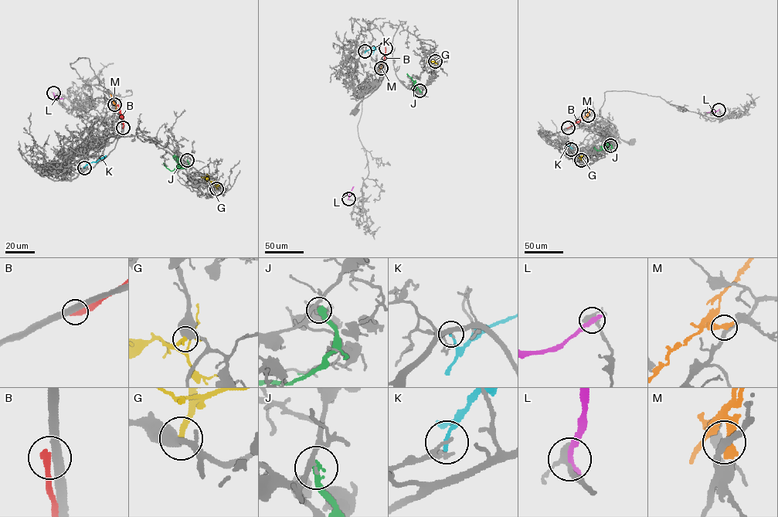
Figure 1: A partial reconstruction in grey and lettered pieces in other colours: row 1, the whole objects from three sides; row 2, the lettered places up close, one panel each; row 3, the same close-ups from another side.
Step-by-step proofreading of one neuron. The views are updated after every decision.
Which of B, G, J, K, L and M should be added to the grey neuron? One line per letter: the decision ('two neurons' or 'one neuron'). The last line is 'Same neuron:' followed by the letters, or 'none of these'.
B: two neurons
G: two neurons
J: two neurons
K: two neurons
L: two neurons
M: two neurons
Same neuron: none of these

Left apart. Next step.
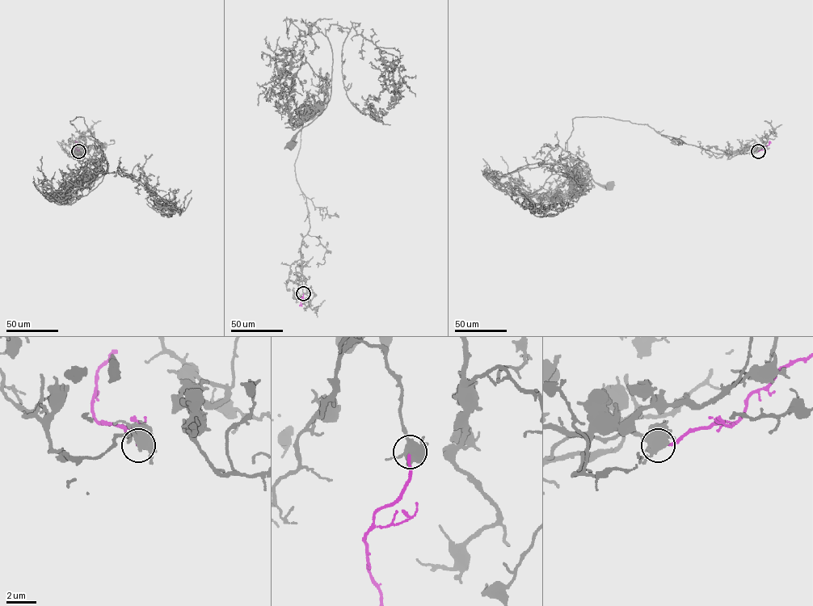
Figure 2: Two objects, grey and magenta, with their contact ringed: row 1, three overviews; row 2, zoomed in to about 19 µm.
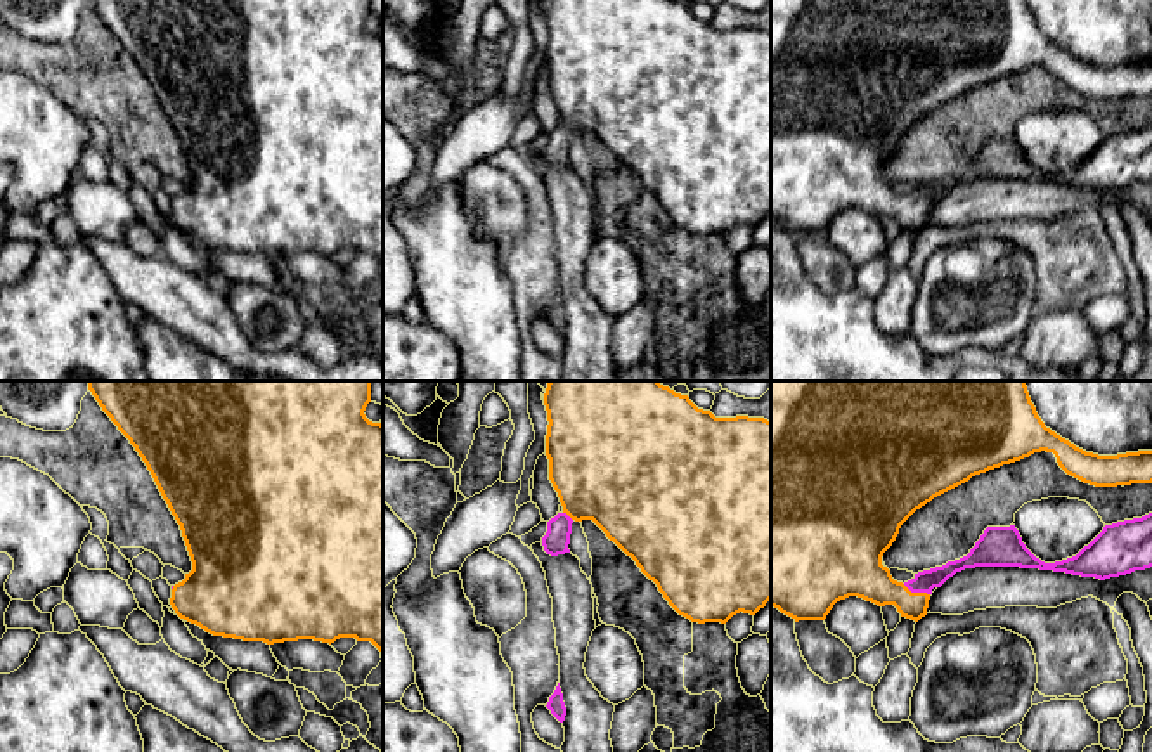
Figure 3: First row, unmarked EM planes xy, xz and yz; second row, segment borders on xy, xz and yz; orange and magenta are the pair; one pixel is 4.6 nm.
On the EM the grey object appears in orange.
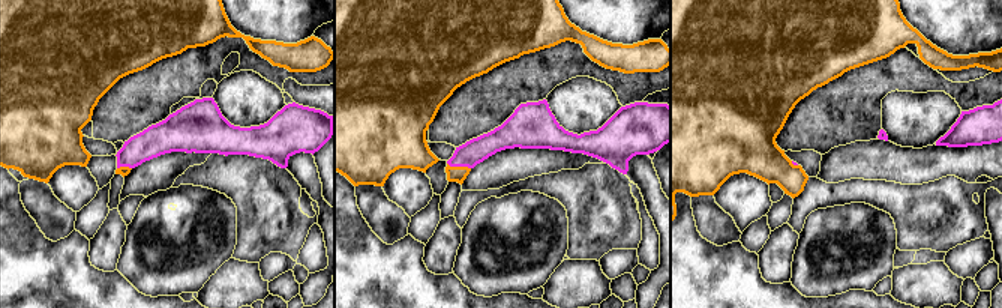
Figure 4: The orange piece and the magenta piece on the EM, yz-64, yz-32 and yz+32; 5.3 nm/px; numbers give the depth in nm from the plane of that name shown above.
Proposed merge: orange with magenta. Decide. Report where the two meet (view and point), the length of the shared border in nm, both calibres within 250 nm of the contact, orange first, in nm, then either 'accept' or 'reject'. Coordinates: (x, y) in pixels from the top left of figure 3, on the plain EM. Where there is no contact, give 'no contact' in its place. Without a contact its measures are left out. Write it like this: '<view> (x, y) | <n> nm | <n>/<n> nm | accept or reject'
yz (917, 205) | 140 nm | 190/100 nm | accept

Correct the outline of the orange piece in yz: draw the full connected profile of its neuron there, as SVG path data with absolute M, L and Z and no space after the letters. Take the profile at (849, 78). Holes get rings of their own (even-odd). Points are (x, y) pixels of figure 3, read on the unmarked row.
M771 0L771 218L795 234L825 232L837 213L858 208L878 218L894 217L901 229L918 234L927 227L932 201L965 180L1020 178L1100 192L1150 180L1152 125L1105 137L1076 168L1055 175L1036 170L1015 137L987 139L967 168L918 184L904 196L892 191L882 168L916 121L975 87L1041 62L1053 64L1067 87L1095 99L1152 95L1152 62L1086 64L1045 38L1027 0Z

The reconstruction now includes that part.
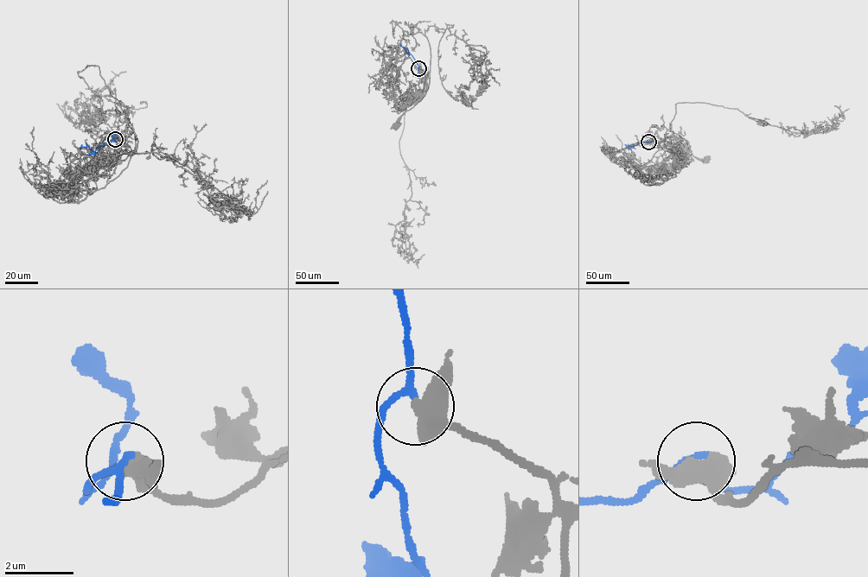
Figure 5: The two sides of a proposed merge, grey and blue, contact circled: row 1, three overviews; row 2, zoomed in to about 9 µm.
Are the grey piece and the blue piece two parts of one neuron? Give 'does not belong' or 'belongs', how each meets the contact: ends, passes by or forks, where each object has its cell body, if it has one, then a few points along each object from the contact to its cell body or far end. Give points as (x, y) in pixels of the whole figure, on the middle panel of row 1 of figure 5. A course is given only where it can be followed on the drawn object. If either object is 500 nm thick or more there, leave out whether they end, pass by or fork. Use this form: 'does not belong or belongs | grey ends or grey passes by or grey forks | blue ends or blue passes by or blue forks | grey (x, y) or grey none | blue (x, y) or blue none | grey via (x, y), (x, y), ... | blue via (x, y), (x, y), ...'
belongs | grey (394, 125) | blue none | grey via (418, 68), (430, 72), (426, 93), (402, 115), (394, 126) | blue via (418, 68), (408, 51), (406, 53), (400, 46)

